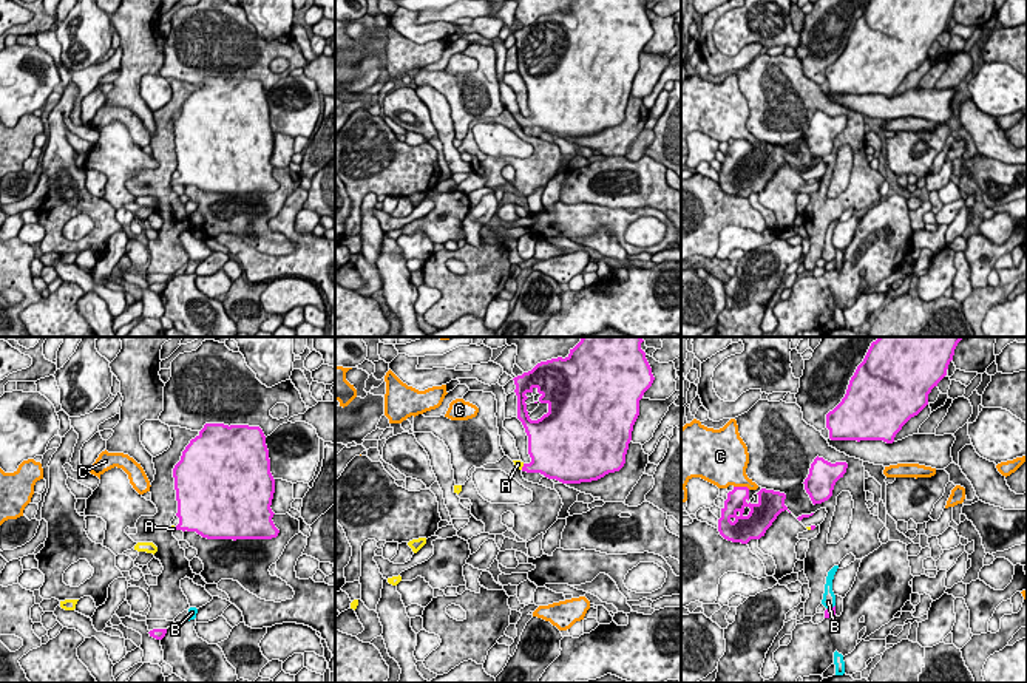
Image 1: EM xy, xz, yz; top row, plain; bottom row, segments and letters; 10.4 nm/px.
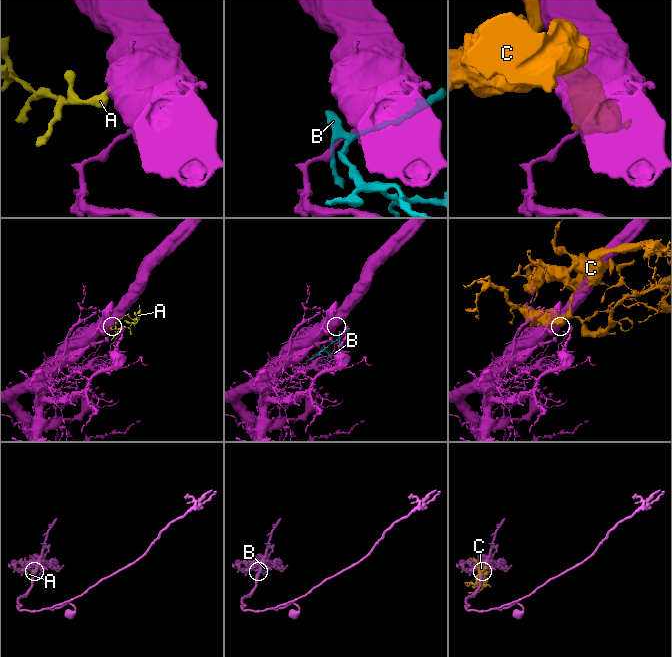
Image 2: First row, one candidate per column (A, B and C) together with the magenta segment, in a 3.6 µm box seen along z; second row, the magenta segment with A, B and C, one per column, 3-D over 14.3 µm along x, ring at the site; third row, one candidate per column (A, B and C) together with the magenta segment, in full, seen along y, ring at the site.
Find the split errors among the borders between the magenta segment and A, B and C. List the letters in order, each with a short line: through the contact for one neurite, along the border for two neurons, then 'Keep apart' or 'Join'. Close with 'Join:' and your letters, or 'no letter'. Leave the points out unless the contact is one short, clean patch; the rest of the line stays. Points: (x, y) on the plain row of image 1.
A: Line: xz (544, 112), (533, 121), (522, 121), (518, 118). Join
B: Keep apart
C: Keep apart
Join: A

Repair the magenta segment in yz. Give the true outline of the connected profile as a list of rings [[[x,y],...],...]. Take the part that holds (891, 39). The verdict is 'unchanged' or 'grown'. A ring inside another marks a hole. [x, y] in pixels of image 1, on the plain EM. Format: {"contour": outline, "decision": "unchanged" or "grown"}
{"contour": [[[869,0],[863,15],[849,34],[842,56],[826,68],[831,94],[883,94],[893,97],[896,88],[928,59],[928,48],[947,29],[956,0]]], "decision": "unchanged"}

